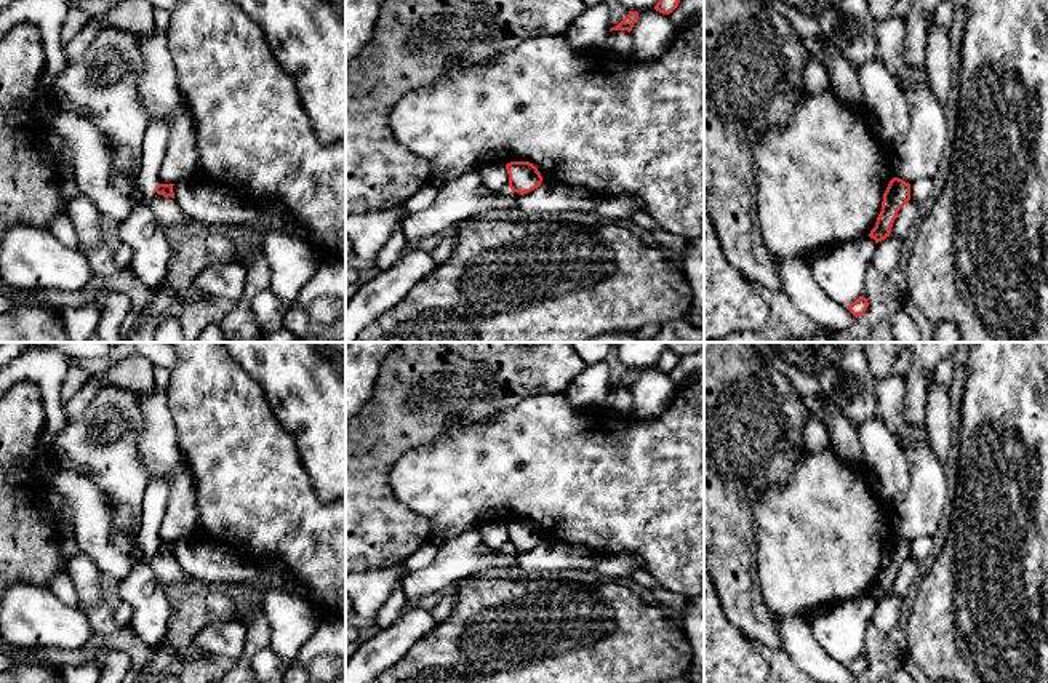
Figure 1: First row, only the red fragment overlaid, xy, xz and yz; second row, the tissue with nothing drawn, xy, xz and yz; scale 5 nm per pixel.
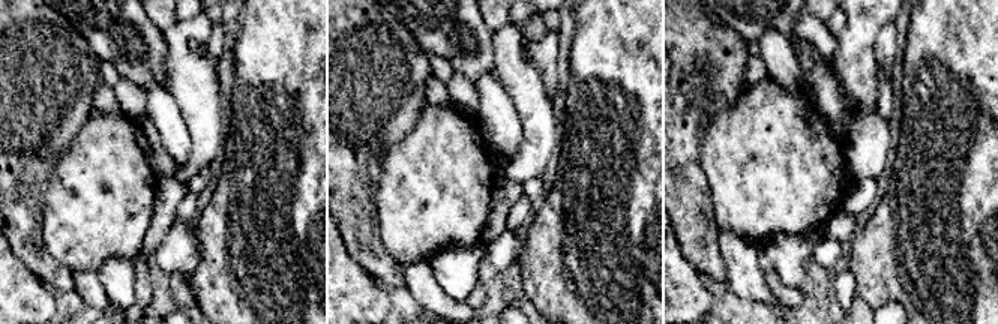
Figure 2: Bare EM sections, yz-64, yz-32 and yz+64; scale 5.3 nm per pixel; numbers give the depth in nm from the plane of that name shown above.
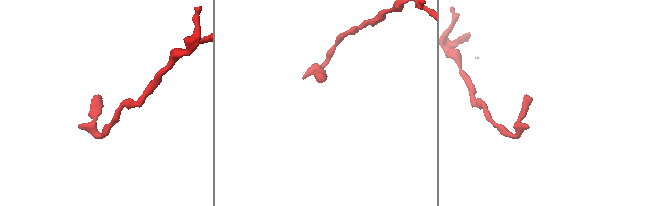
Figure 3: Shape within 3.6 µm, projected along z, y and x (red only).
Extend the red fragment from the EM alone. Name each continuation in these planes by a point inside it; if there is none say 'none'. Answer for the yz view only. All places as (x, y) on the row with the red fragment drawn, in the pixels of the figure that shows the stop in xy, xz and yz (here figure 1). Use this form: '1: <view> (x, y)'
none

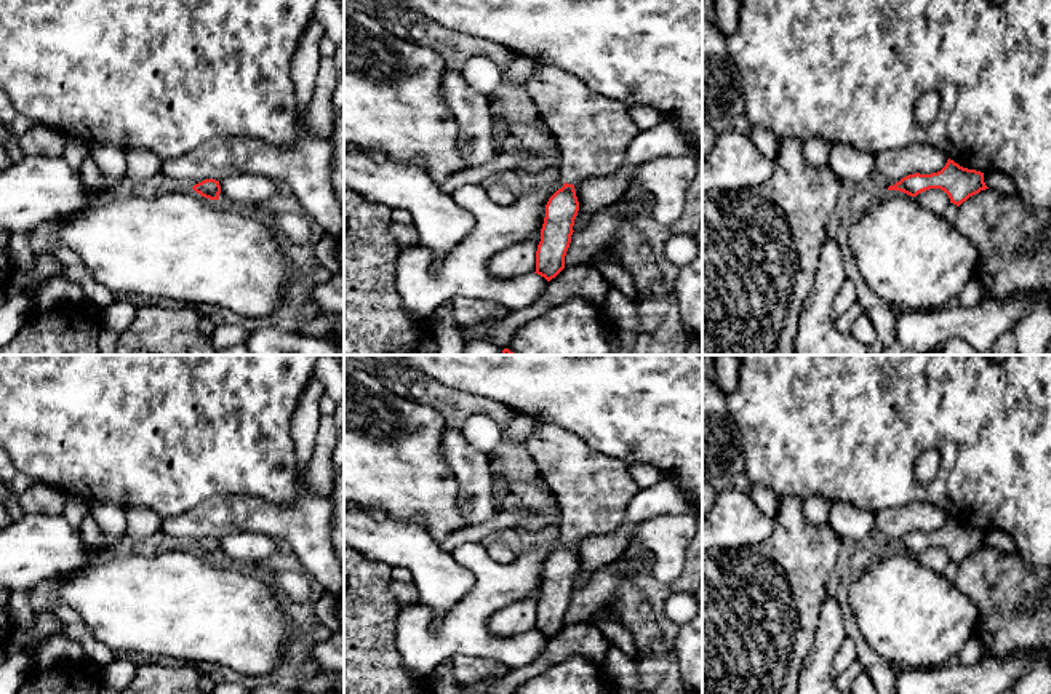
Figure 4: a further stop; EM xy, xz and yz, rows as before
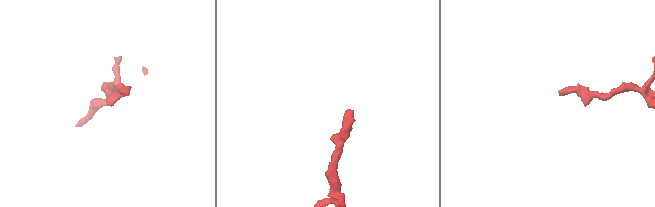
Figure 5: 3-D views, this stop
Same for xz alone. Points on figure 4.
1: xz (592, 131)

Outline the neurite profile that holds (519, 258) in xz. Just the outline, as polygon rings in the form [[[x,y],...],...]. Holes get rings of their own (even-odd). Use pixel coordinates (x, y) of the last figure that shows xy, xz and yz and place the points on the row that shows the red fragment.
[[[541,232],[526,237],[522,241],[509,245],[506,249],[491,256],[486,269],[499,278],[515,278],[536,272],[536,251],[541,241]]]

